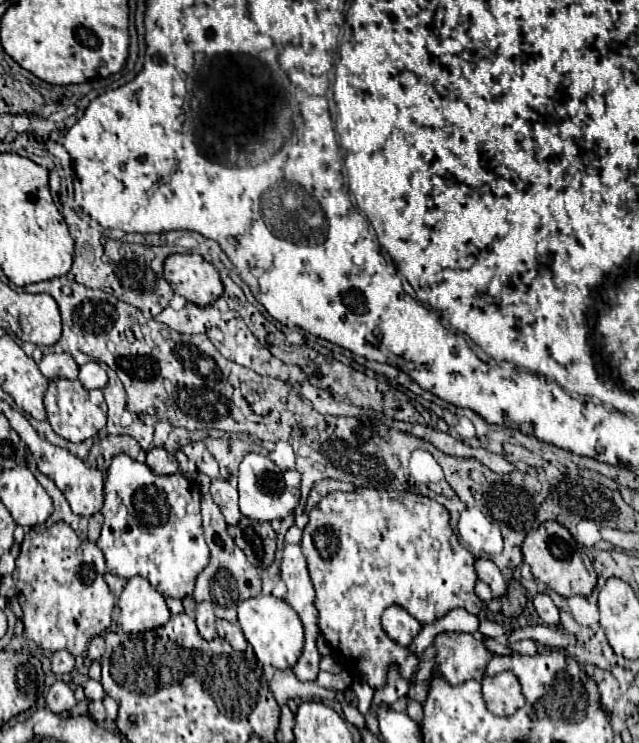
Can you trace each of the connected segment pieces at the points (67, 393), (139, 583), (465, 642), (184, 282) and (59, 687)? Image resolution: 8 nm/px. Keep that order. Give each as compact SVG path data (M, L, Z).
M52 380L44 396L44 406L54 432L70 442L84 442L106 426L106 400L102 392L84 390L80 380Z
M130 578L118 600L118 626L126 634L136 634L164 626L168 618L170 610L164 602L164 596L156 592L150 582L146 582L146 578Z
M443 632L433 642L436 649L434 670L452 686L460 686L466 680L482 680L486 664L492 652L472 634Z
M172 254L164 264L164 278L168 280L176 294L184 296L196 306L208 306L224 292L218 270L198 254Z
M56 680L46 694L46 704L54 714L62 714L62 712L68 712L76 704L76 698L66 682Z

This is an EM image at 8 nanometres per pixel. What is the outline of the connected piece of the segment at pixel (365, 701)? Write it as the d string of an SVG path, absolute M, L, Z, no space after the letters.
M354 682L354 692L358 694L358 710L360 710L360 714L366 714L370 710L370 706L372 706L374 690L366 682Z

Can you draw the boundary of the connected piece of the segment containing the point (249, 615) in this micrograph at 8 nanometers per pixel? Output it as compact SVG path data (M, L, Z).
M264 594L248 598L238 606L238 622L246 640L252 644L260 664L270 664L280 670L286 670L298 662L304 648L304 630L298 614L288 602Z

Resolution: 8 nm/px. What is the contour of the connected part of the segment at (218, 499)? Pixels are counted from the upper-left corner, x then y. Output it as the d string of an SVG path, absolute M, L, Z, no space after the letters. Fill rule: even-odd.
M212 480L210 496L218 504L222 516L228 524L238 524L242 514L238 510L238 490L228 480Z

